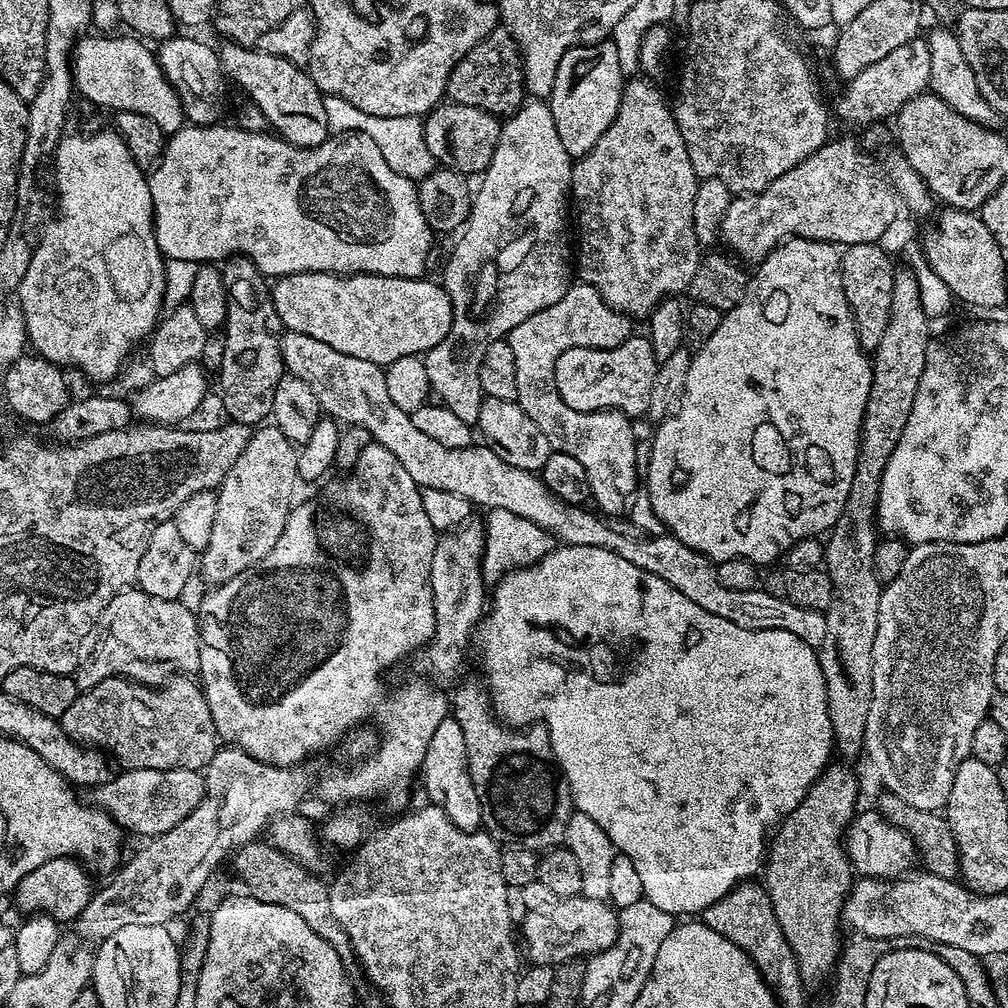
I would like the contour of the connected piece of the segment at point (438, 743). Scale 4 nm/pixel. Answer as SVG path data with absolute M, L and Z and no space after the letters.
M449 718L438 722L434 738L430 738L430 750L426 750L422 780L423 776L424 792L428 795L427 803L431 807L439 808L443 816L462 830L474 832L481 827L482 806L478 802L474 782L470 782L470 770L466 762L466 741L462 739L462 726L458 726L456 720Z

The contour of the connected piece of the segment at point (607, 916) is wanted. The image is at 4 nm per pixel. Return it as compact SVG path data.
M578 895L570 897L569 900L561 900L560 904L554 906L554 910L547 914L527 913L522 923L522 929L524 929L522 944L526 949L527 959L529 956L529 961L532 964L555 966L558 964L567 964L575 961L577 958L591 958L597 952L605 952L607 948L614 946L616 936L620 933L620 921L617 909L613 908L611 903Z

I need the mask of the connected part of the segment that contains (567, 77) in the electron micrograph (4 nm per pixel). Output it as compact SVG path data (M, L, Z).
M611 39L601 40L595 44L581 43L571 48L562 58L562 62L558 62L558 70L554 74L554 86L546 102L554 114L554 126L558 130L558 138L562 138L562 146L566 146L566 154L579 158L594 150L598 138L606 134L610 122L614 122L618 114L625 83L624 72L618 66L618 50L612 45Z

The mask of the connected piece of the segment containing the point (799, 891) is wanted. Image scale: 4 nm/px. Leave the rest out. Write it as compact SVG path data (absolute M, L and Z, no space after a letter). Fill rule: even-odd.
M837 762L829 763L825 768L824 773L810 786L808 797L801 802L790 813L780 821L778 827L775 829L774 835L771 837L770 843L766 848L766 869L763 871L762 878L766 883L768 889L768 896L772 899L774 906L774 914L778 918L778 926L782 930L784 940L790 946L790 950L796 956L798 962L798 970L800 976L803 978L805 985L812 986L812 984L820 984L824 979L831 977L838 967L840 953L842 951L842 943L840 944L840 928L842 929L842 917L844 915L844 901L848 899L848 893L852 891L854 883L854 873L852 871L852 864L848 860L848 849L844 847L844 837L848 830L848 825L856 819L858 815L858 807L856 803L860 800L860 784L856 781L856 776L848 768L843 768Z

